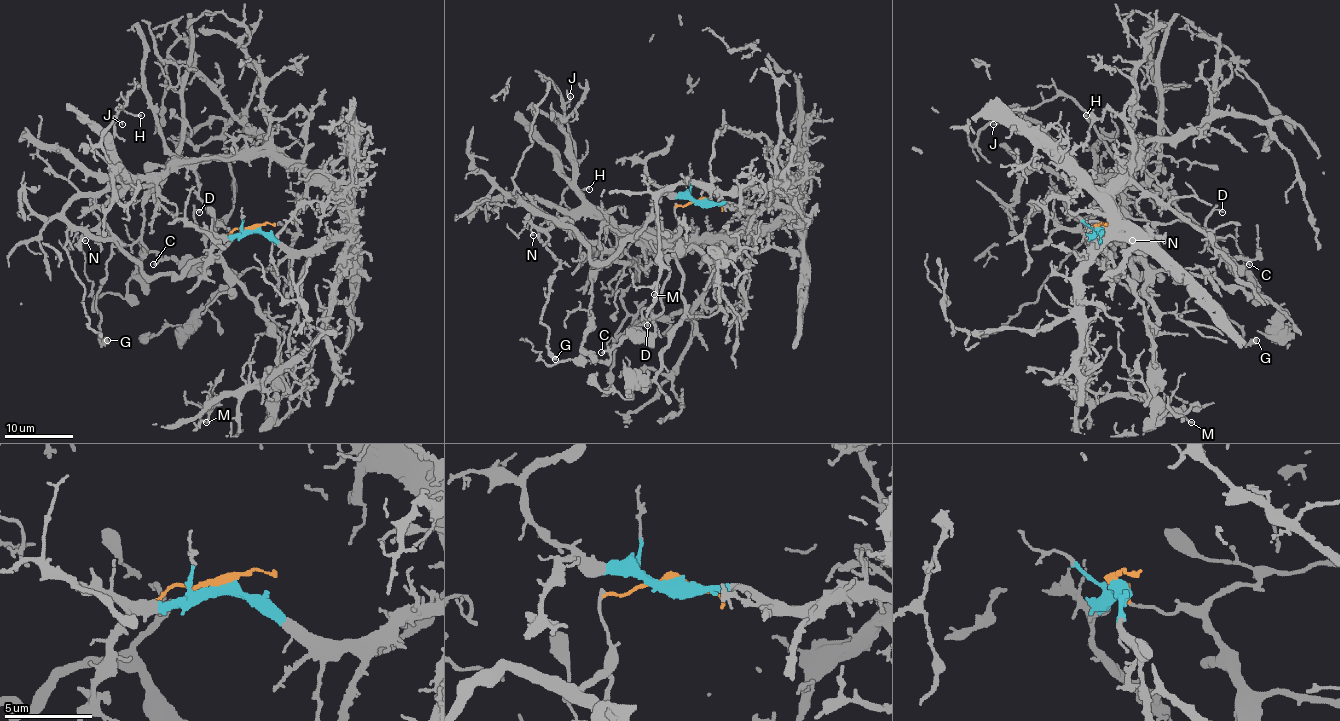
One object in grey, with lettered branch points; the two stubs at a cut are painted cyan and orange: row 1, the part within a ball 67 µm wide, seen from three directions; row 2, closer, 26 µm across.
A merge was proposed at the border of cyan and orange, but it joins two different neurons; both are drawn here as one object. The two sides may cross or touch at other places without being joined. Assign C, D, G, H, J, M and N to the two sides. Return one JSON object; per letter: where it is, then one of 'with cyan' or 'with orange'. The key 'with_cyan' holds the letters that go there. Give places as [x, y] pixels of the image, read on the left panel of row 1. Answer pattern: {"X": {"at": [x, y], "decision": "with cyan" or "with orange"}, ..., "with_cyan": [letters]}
{"C": {"at": [153, 264], "decision": "with orange"}, "D": {"at": [199, 212], "decision": "with orange"}, "G": {"at": [107, 340], "decision": "with orange"}, "H": {"at": [141, 115], "decision": "with orange"}, "J": {"at": [122, 124], "decision": "with orange"}, "M": {"at": [206, 422], "decision": "with cyan"}, "N": {"at": [85, 240], "decision": "with cyan"}, "with_cyan": ["M", "N"]}

